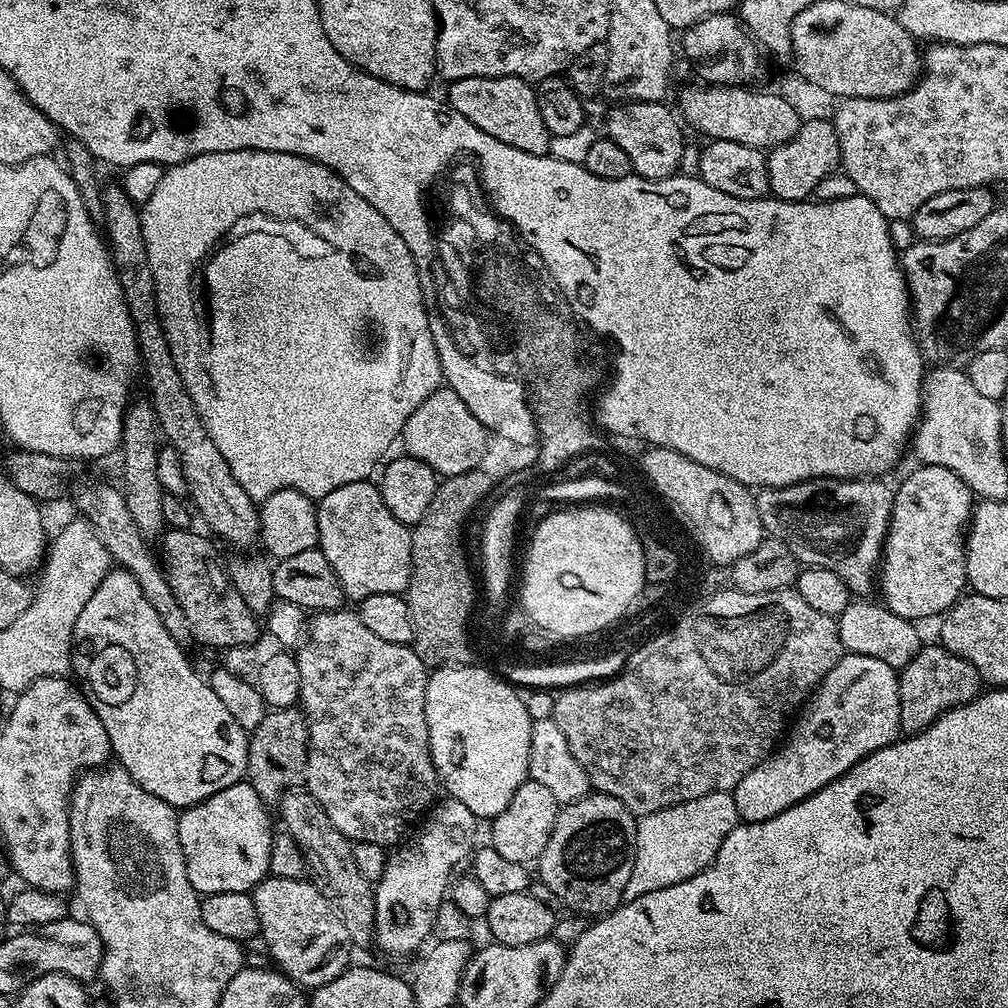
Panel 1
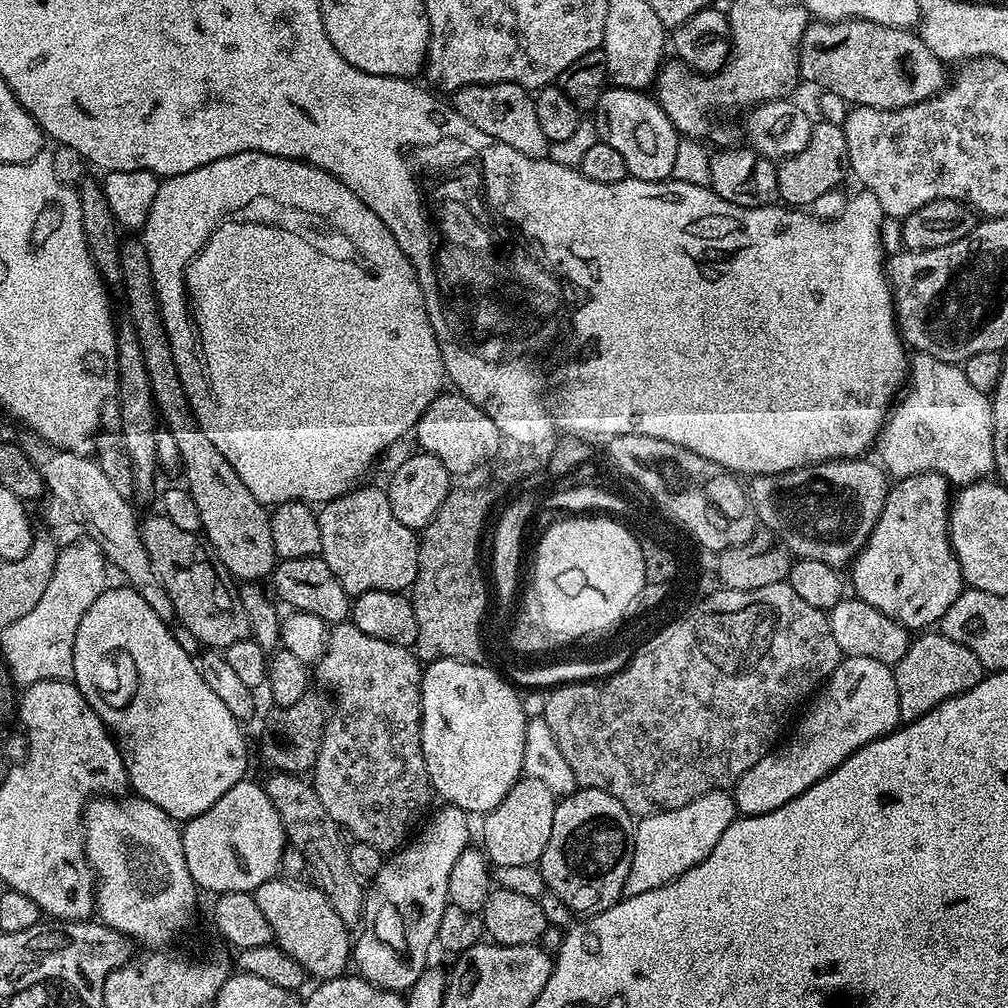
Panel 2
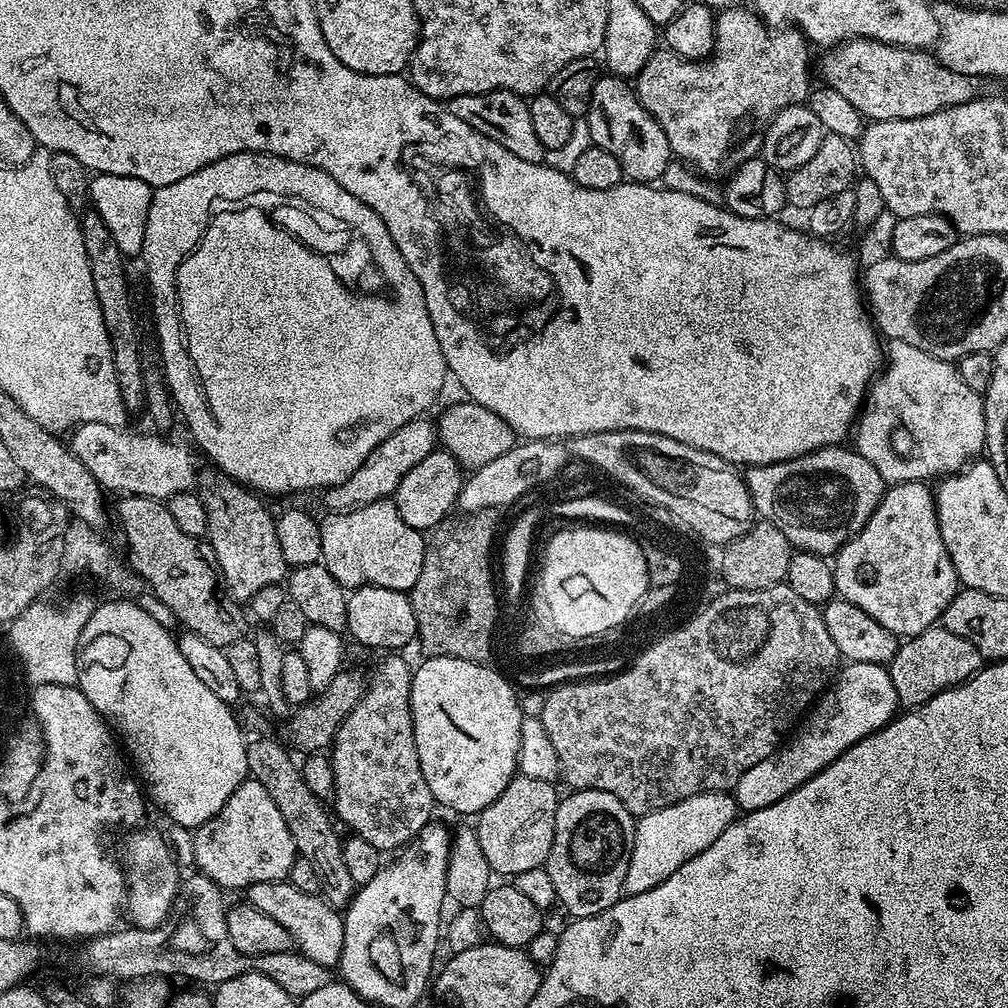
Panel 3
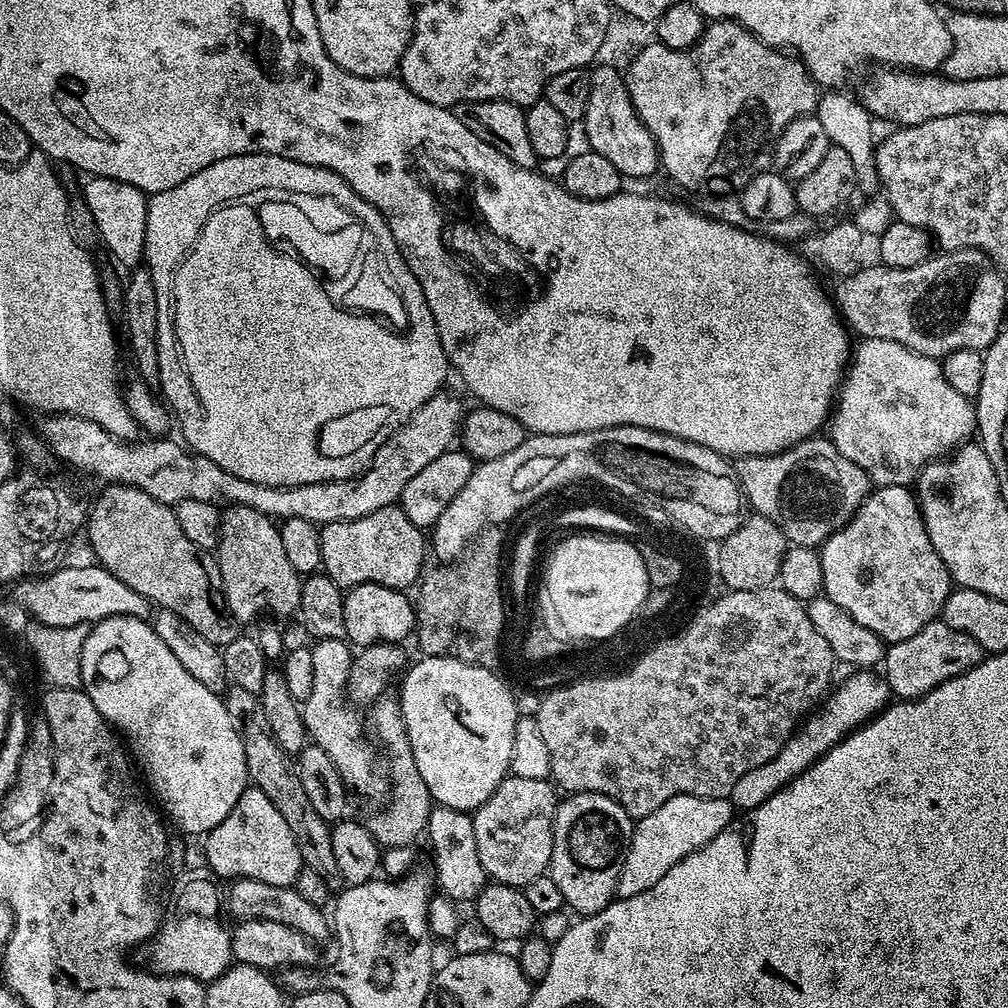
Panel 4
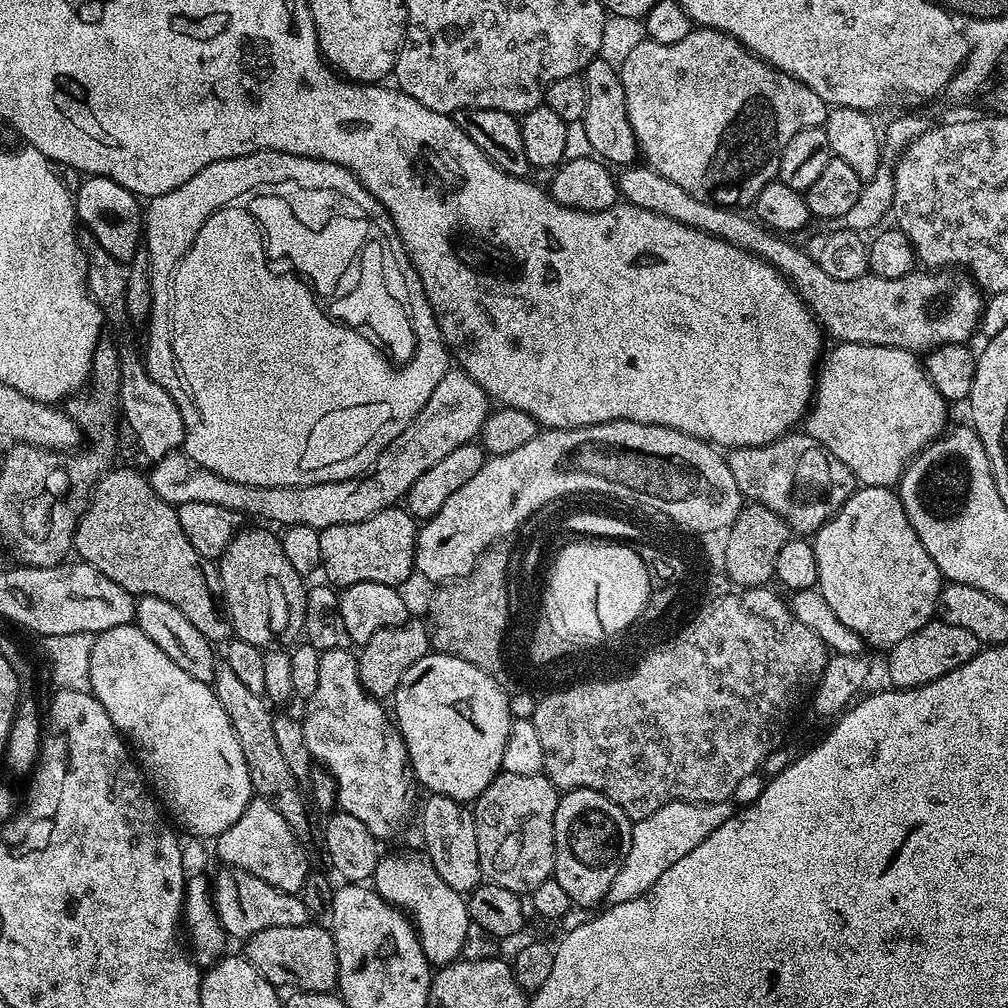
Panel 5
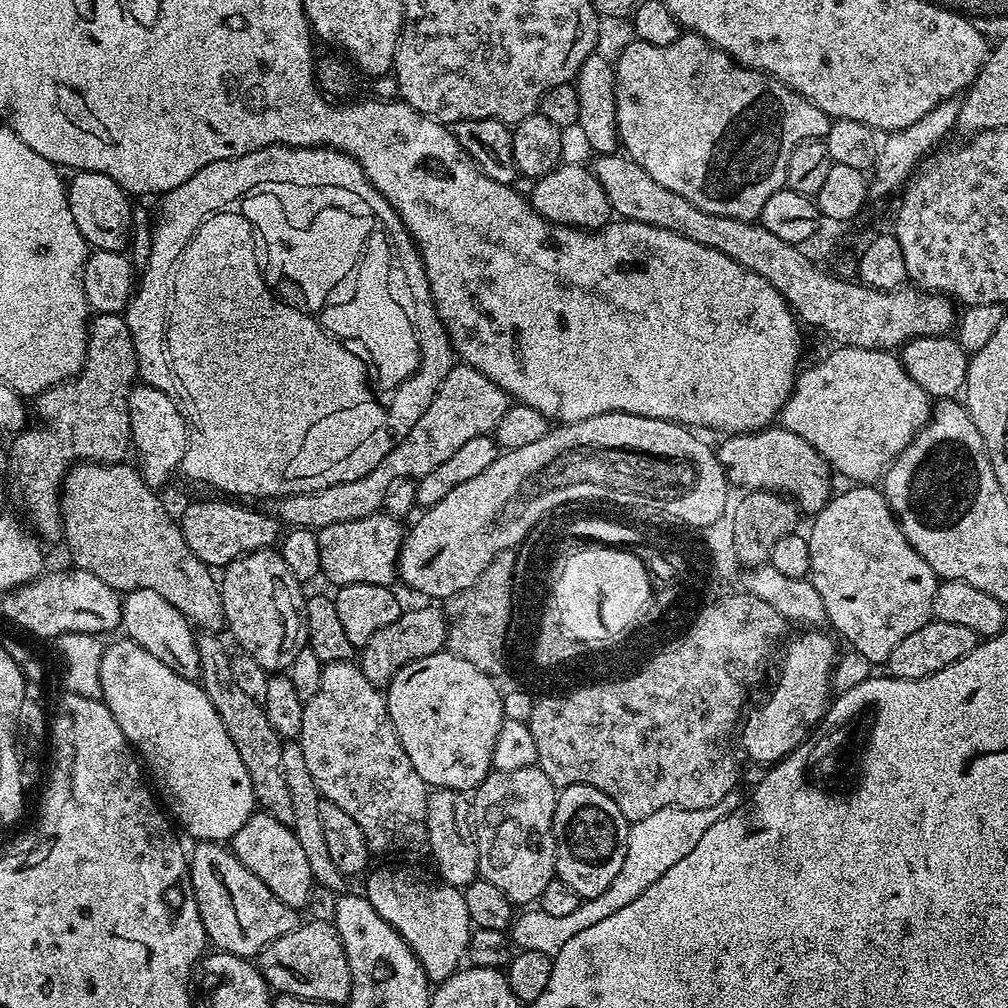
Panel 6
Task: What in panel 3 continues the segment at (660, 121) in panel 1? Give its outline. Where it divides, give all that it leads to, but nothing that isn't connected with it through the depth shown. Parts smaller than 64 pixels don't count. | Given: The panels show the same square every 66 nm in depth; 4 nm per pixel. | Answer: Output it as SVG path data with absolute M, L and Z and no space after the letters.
M615 74L601 75L592 91L586 119L593 145L610 150L629 181L638 184L659 181L674 160L662 126L658 126L656 119L642 106L635 87L627 79Z

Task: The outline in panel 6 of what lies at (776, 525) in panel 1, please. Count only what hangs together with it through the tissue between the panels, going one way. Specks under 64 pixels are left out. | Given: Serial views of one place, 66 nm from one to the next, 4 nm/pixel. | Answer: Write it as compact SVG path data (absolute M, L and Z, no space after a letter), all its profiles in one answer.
M769 426L759 432L728 434L721 440L724 441L720 445L717 443L714 451L729 485L745 484L743 487L748 490L778 492L788 497L804 514L820 512L832 499L833 469L822 458L822 454L818 454L818 450L806 442L806 438L782 426Z

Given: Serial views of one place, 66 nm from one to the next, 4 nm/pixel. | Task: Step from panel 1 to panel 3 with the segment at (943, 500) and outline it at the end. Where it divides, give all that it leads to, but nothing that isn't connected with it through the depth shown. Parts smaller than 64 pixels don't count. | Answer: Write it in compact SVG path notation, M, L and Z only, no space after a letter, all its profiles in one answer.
M911 480L891 485L860 532L851 536L835 553L832 573L836 583L836 596L858 606L878 626L886 626L897 638L922 634L943 617L946 606L956 597L958 581L954 562L942 542L936 517L936 497L925 481Z

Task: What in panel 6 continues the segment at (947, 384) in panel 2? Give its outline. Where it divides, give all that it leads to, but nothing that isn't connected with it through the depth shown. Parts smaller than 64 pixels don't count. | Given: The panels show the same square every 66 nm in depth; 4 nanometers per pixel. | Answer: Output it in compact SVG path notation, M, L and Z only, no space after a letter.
M878 348L833 349L825 360L797 375L778 420L786 430L806 438L848 482L868 486L883 477L928 423L933 405L900 364L899 355Z

